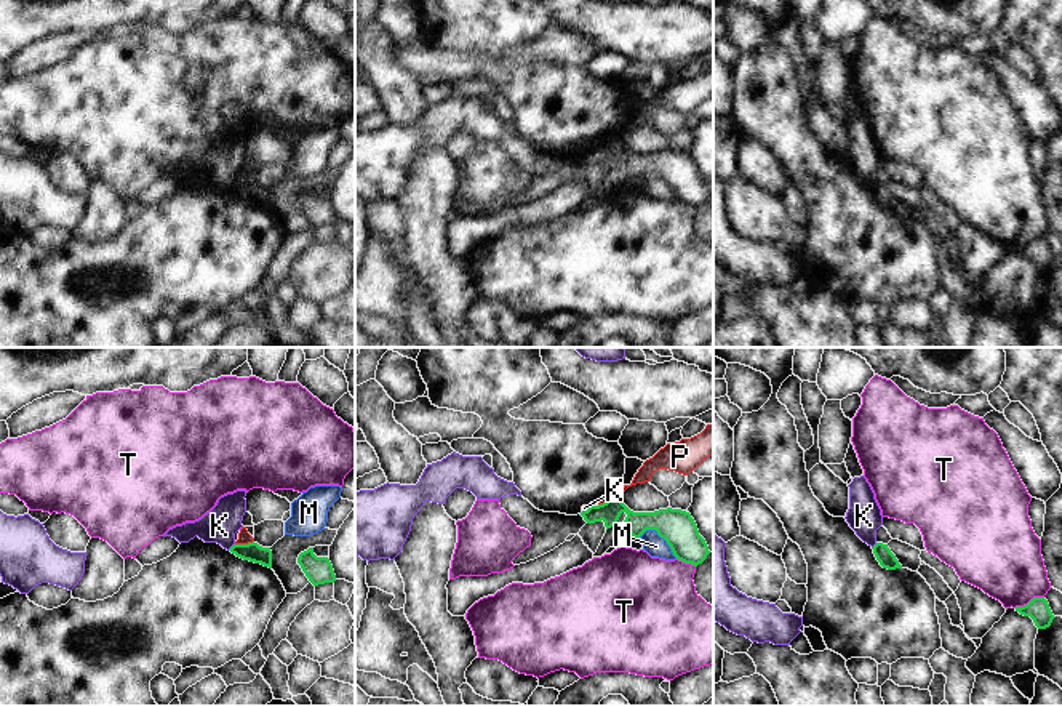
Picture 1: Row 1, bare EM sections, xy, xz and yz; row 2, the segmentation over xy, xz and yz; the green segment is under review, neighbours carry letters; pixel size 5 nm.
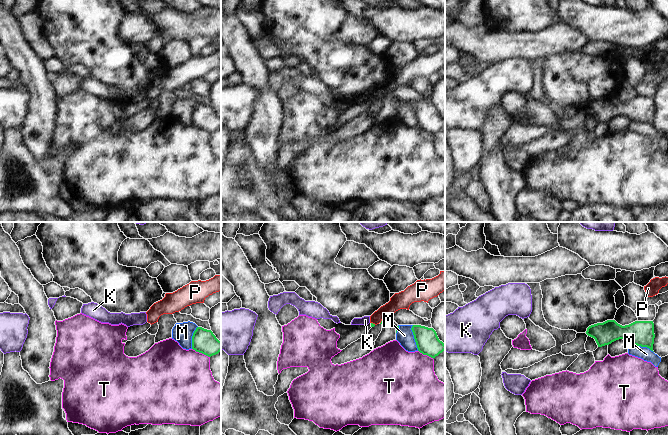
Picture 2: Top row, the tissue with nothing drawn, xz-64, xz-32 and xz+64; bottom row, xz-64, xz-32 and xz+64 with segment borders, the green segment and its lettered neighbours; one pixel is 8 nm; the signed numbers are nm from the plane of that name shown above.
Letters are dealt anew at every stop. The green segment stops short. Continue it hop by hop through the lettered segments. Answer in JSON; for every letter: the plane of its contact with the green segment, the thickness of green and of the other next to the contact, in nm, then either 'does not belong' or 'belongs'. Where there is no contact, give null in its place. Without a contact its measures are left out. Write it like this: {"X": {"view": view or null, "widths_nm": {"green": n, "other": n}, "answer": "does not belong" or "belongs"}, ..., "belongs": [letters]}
{"K": {"view": "xy", "widths_nm": {"green": 90, "other": 180}, "answer": "does not belong"}, "M": {"view": "xz", "widths_nm": {"green": 180, "other": 110}, "answer": "does not belong"}, "P": {"view": "xy", "widths_nm": {"green": 90, "other": 60}, "answer": "does not belong"}, "T": {"view": "yz", "widths_nm": {"green": 110, "other": 380}, "answer": "does not belong"}, "belongs": []}

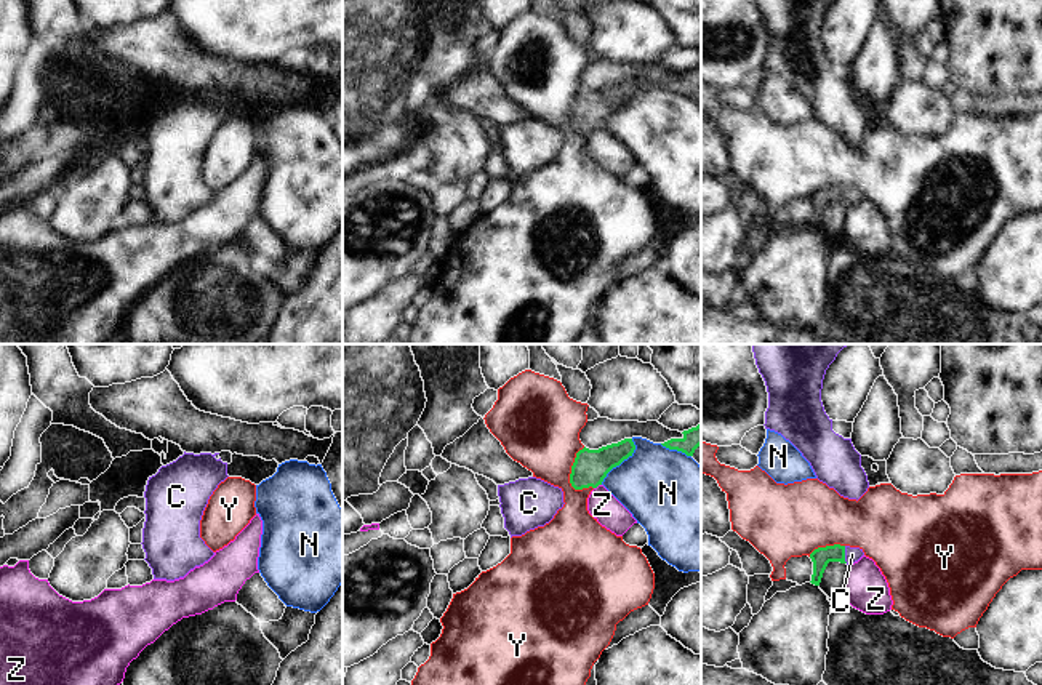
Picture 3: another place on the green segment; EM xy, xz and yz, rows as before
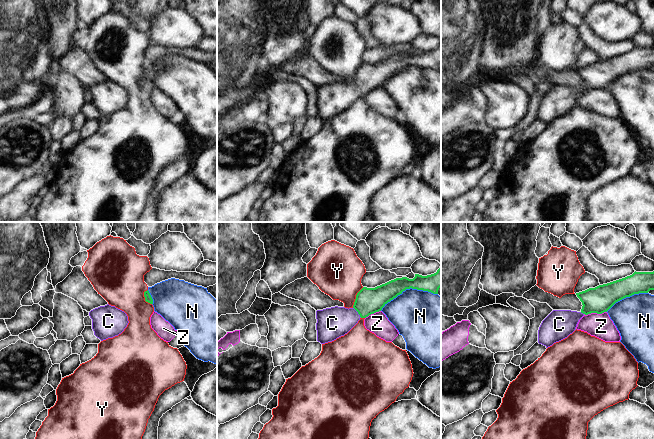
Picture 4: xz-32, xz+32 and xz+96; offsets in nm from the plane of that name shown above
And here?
{"C": {"view": "yz", "widths_nm": {"green": 90, "other": 80}, "answer": "belongs"}, "N": {"view": "xz", "widths_nm": {"green": 180, "other": 400}, "answer": "does not belong"}, "Y": {"view": "xz", "widths_nm": {"green": 180, "other": 400}, "answer": "does not belong"}, "Z": {"view": "xz", "widths_nm": {"green": 180, "other": 150}, "answer": "does not belong"}, "belongs": ["C"]}

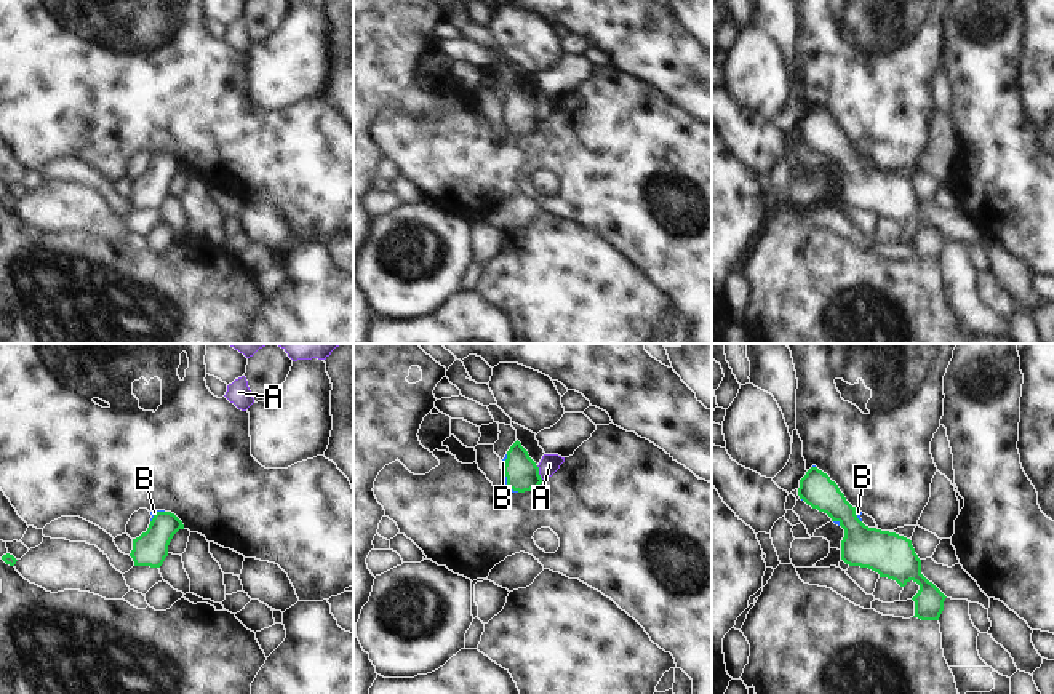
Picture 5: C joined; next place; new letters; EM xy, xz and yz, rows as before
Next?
{"A": {"view": "xz", "widths_nm": {"green": 160, "other": 100}, "answer": "does not belong"}, "B": {"view": "xz", "widths_nm": {"green": 160, "other": 30}, "answer": "belongs"}, "belongs": ["B"]}

